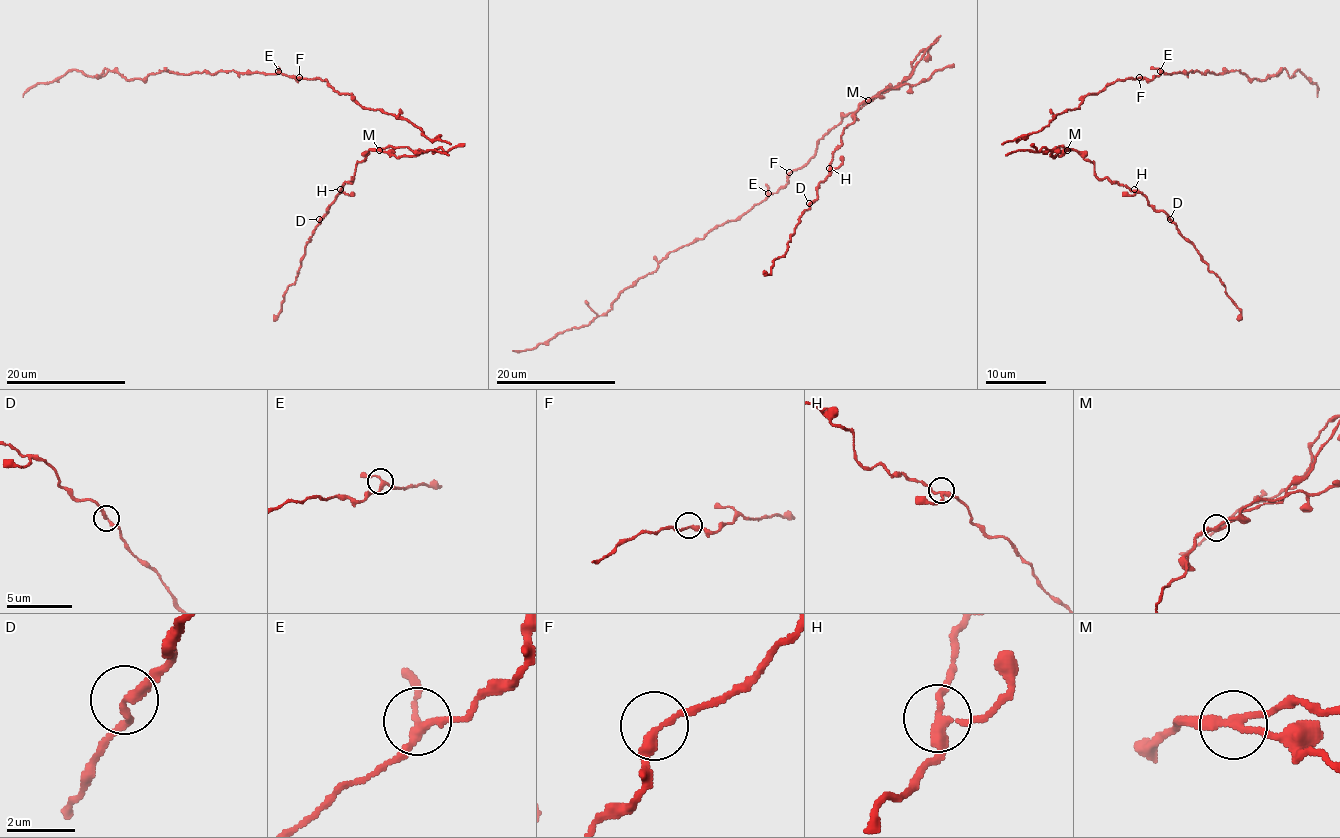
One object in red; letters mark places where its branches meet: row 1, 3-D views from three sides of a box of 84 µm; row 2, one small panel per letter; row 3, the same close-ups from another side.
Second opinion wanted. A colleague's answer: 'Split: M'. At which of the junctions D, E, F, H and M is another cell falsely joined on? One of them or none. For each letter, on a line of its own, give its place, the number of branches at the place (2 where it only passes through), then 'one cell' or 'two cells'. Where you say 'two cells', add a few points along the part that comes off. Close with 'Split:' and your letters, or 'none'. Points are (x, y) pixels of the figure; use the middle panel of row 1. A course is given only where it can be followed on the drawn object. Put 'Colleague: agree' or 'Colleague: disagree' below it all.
D: at (809, 203); 2 branches meet; one cell
E: at (768, 193); 3 branches meet; one cell
F: at (789, 172); 2 branches meet; one cell
H: at (829, 168); 3 branches meet; one cell
M: at (868, 100); 3 branches meet; two cells; foreign part runs (869, 100), (887, 88), (906, 83), (917, 85), (936, 71), (954, 65)
Split: M
Colleague: agree

